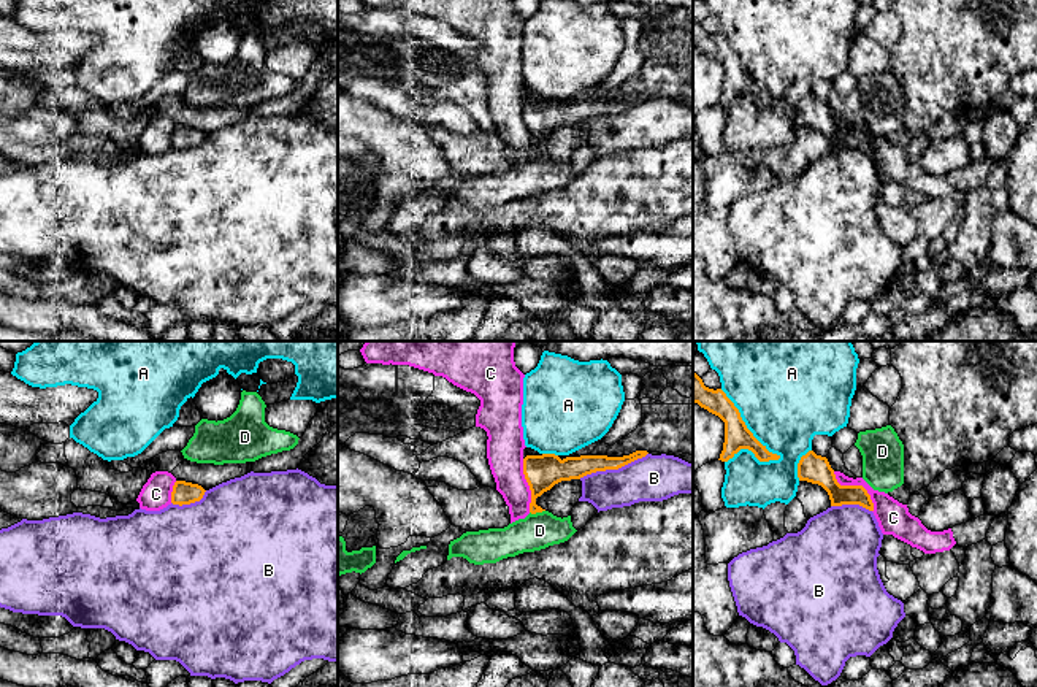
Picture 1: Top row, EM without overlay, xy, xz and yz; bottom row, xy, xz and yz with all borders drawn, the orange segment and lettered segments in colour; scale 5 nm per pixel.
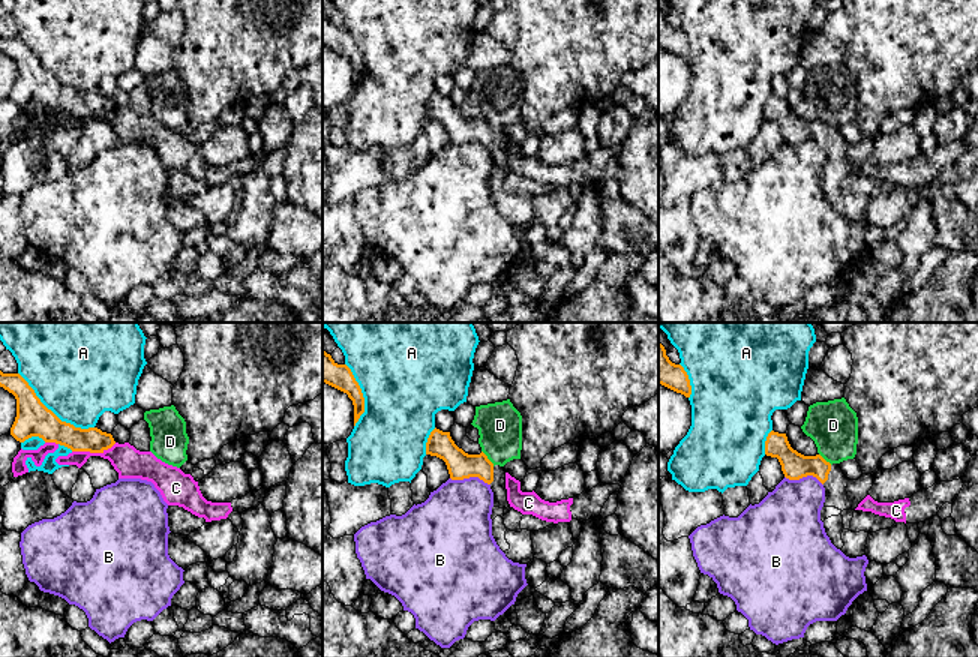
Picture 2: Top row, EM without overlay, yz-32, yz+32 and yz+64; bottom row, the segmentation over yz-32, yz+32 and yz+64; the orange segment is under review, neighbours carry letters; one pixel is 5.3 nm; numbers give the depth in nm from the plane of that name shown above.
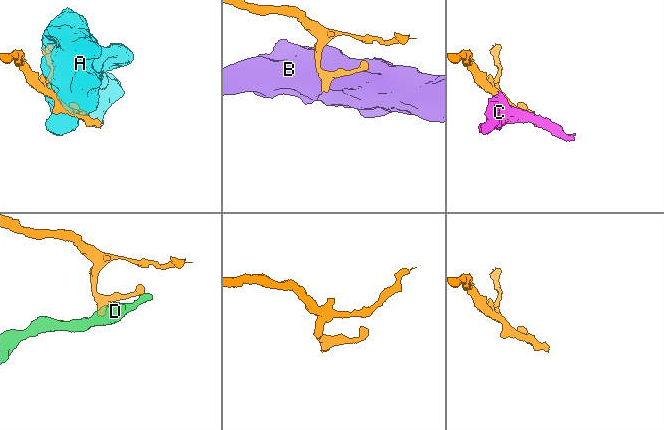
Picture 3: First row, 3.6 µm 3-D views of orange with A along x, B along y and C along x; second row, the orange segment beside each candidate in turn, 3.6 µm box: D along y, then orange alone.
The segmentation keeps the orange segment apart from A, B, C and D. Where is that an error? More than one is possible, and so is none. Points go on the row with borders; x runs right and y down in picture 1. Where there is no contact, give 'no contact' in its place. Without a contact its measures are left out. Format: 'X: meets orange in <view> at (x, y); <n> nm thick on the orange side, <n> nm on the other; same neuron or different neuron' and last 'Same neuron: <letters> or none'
A: meets orange in yz at (746, 427); 130 nm thick on the orange side, 480 nm on the other; different neuron
B: meets orange in xz at (612, 468); 120 nm thick on the orange side, 240 nm on the other; different neuron
C: meets orange in yz at (857, 486); 150 nm thick on the orange side, 170 nm on the other; different neuron
D: meets orange in xz at (536, 511); 180 nm thick on the orange side, 180 nm on the other; different neuron
Same neuron: none

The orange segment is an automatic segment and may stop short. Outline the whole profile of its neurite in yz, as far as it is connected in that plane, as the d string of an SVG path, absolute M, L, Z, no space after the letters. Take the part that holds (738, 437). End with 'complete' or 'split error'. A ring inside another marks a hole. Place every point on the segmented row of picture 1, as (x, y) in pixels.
M693 371L693 403L718 416L725 422L725 443L720 454L721 462L733 459L740 449L748 449L760 462L779 460L780 455L772 454L763 446L747 428L739 409L726 397L721 389L709 389L702 379Z; complete

